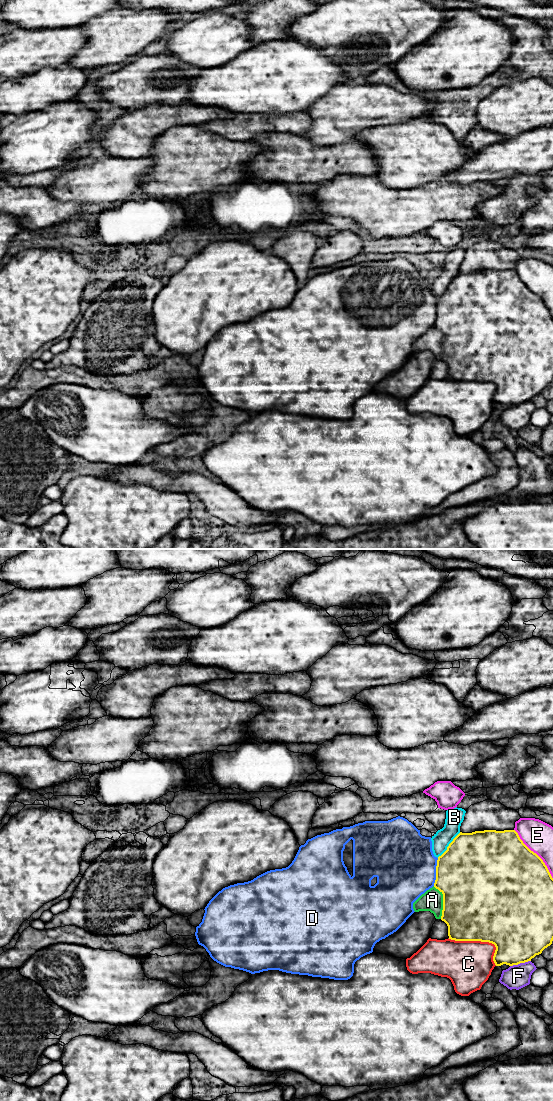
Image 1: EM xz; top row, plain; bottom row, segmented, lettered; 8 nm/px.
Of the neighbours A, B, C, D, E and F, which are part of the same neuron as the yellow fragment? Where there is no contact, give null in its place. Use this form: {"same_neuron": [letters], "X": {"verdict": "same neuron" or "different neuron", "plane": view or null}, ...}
{"same_neuron": [], "A": {"verdict": "different neuron", "plane": "xz"}, "B": {"verdict": "different neuron", "plane": "xz"}, "C": {"verdict": "different neuron", "plane": "xz"}, "D": {"verdict": "different neuron", "plane": "xz"}, "E": {"verdict": "different neuron", "plane": "xz"}, "F": {"verdict": "different neuron", "plane": "xz"}}

